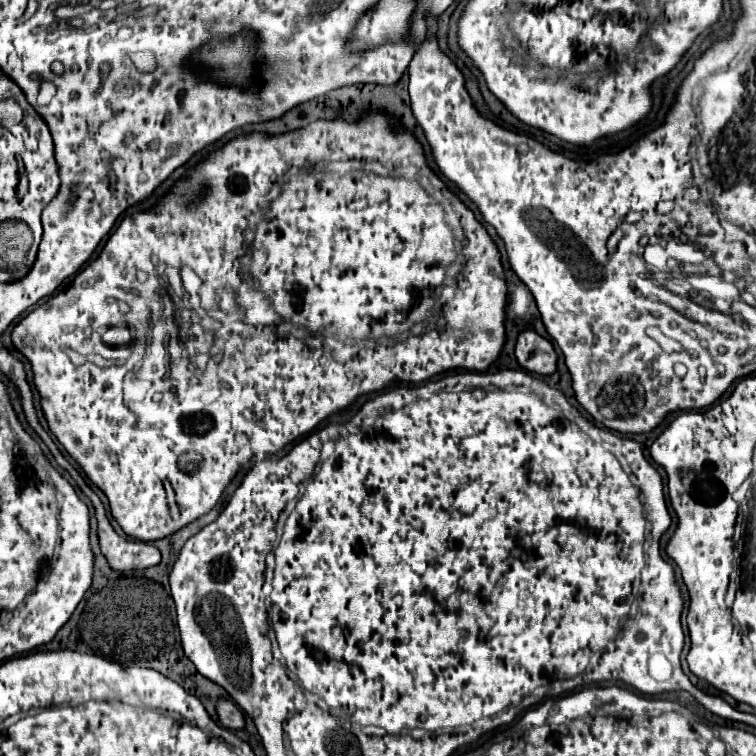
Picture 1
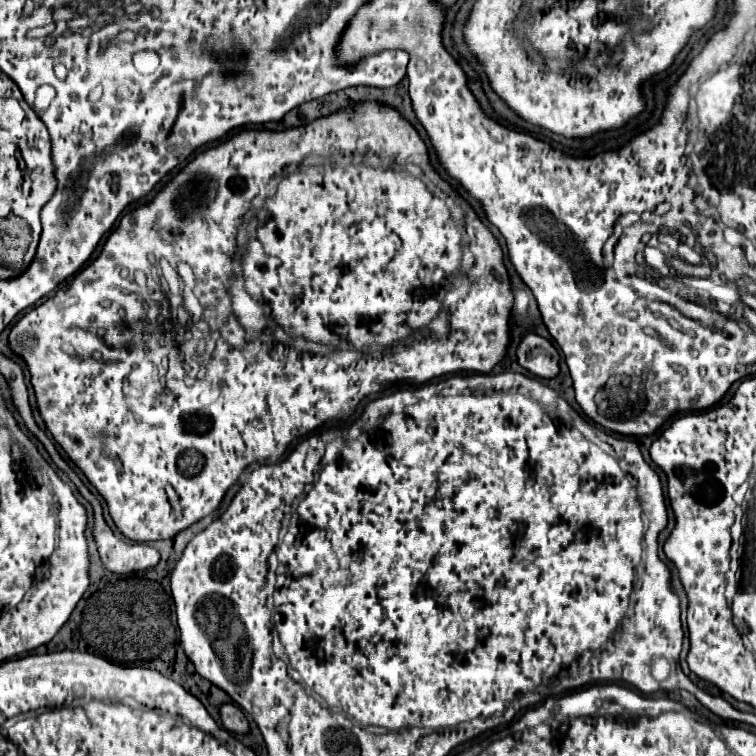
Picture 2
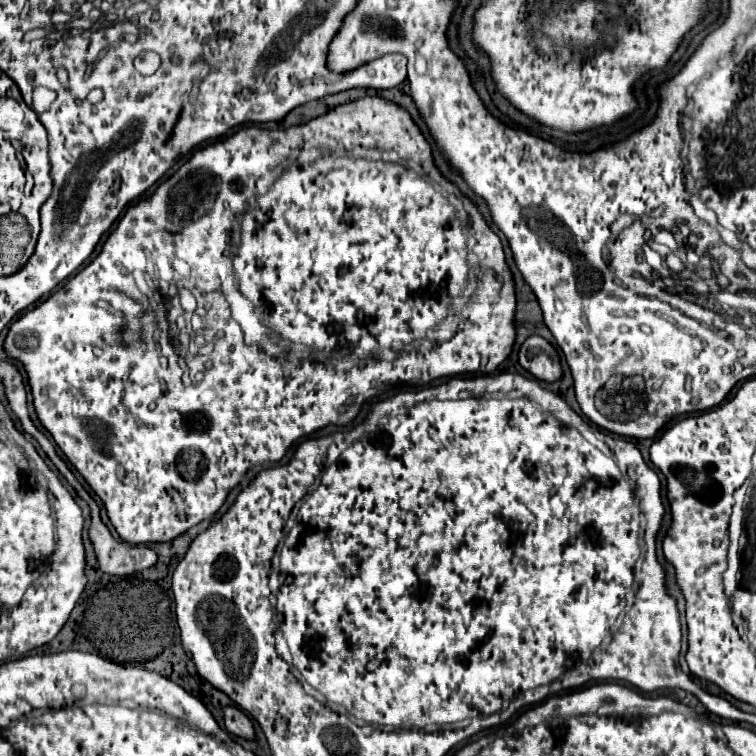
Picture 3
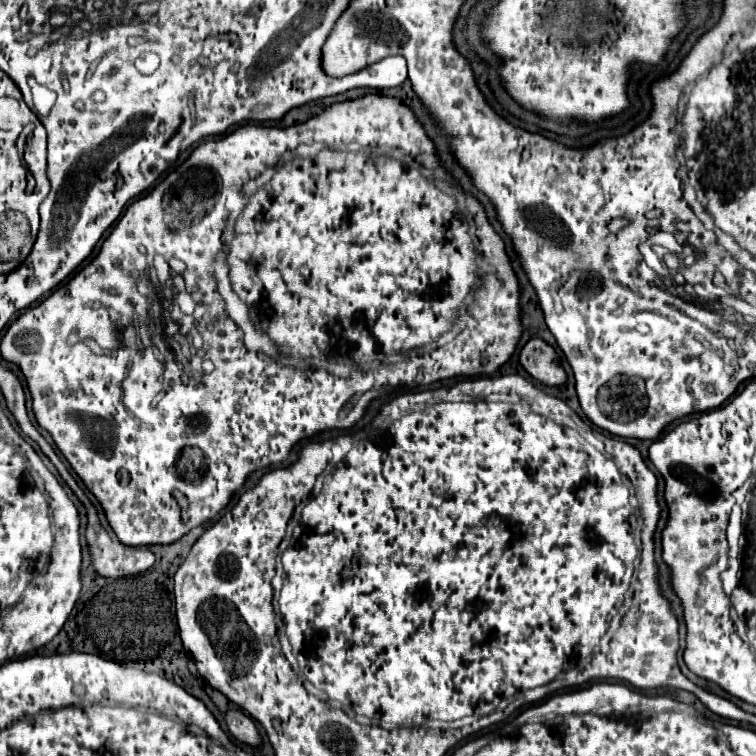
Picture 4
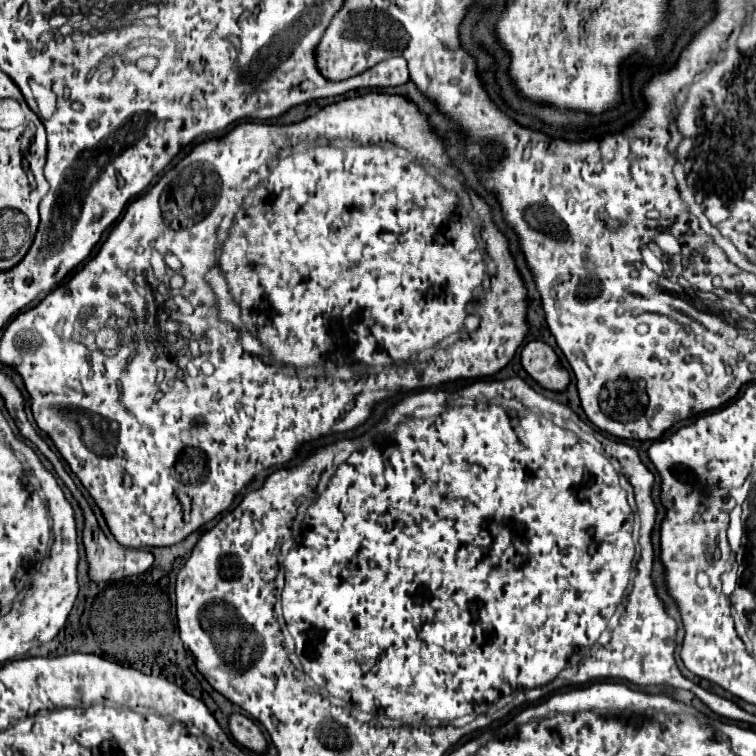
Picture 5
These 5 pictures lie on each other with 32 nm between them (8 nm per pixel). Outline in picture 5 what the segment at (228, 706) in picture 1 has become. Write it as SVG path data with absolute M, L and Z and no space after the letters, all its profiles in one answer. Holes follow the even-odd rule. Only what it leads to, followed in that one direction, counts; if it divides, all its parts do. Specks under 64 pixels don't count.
M232 714L230 716L230 732L250 752L266 754L268 742L266 742L264 734L260 732L260 728L250 718L246 718L242 714Z

